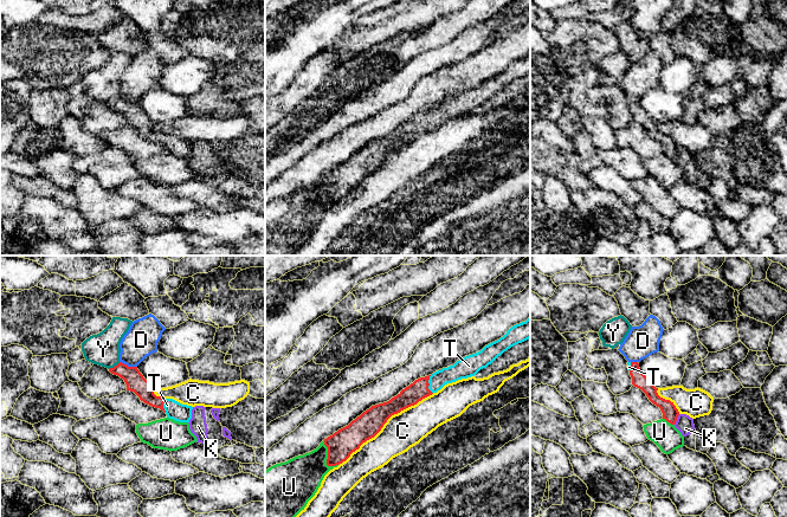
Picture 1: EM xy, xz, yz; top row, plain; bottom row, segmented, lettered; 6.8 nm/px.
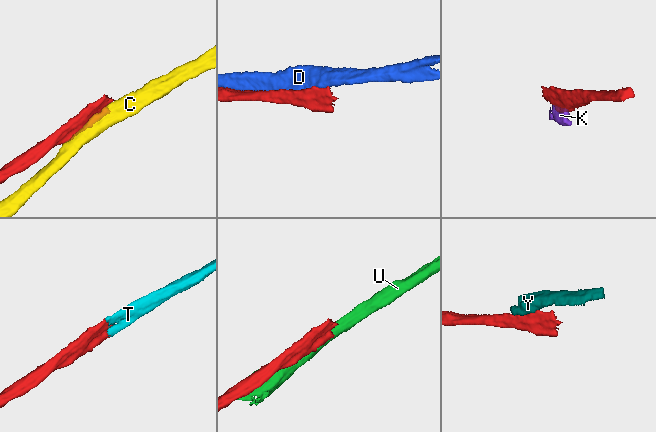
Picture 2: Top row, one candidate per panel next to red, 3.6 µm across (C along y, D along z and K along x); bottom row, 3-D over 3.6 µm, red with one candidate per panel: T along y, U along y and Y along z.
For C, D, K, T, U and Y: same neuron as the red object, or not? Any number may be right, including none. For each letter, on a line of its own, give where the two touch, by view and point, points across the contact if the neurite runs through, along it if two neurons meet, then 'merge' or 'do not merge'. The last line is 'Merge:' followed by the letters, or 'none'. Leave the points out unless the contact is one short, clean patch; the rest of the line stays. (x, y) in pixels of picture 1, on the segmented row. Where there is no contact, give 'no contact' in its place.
C: contact xz (386, 421); do not merge
D: contact xy (127, 366); do not merge
K: contact yz (676, 419); border yz (679, 414), (673, 424); do not merge
T: contact xz (429, 385); way xz (415, 392), (429, 385), (462, 369); merge
U: contact xz (328, 458); do not merge
Y: contact xy (115, 366); do not merge
Merge: T

